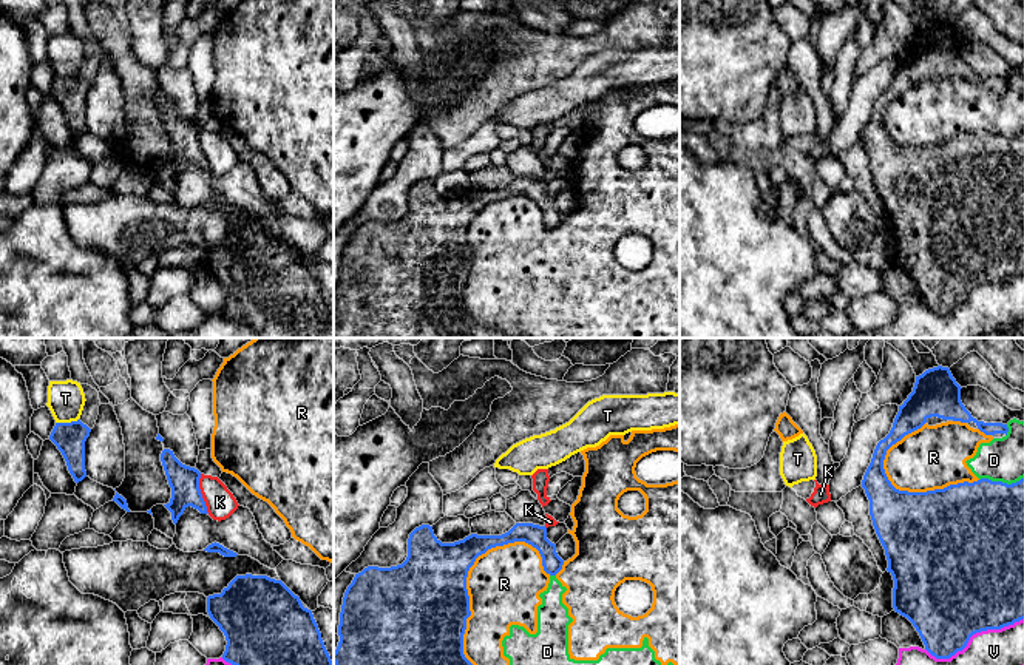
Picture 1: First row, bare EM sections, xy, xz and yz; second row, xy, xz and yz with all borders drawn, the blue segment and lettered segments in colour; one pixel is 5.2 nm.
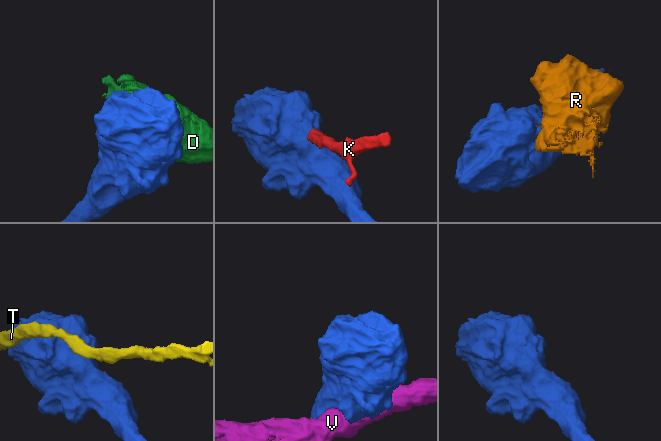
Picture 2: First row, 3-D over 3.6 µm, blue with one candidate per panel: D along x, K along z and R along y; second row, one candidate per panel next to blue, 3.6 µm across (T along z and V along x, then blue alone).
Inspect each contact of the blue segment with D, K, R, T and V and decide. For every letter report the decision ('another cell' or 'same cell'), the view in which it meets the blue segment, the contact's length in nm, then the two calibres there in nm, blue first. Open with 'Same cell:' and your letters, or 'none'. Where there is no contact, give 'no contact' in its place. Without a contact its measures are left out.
Same cell: none
D: another cell; contact in yz; length 240 nm; calibres 440 and 220 nm
K: another cell; contact in xy; length 220 nm; calibres 160 and 150 nm
R: another cell; contact in xz; length 750 nm; calibres 480 and 380 nm
T: another cell; contact in xy; length 120 nm; calibres 160 and 190 nm
V: another cell; contact in yz; length 550 nm; calibres 500 and 260 nm

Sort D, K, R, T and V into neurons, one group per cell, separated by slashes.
D R / K / T / V

